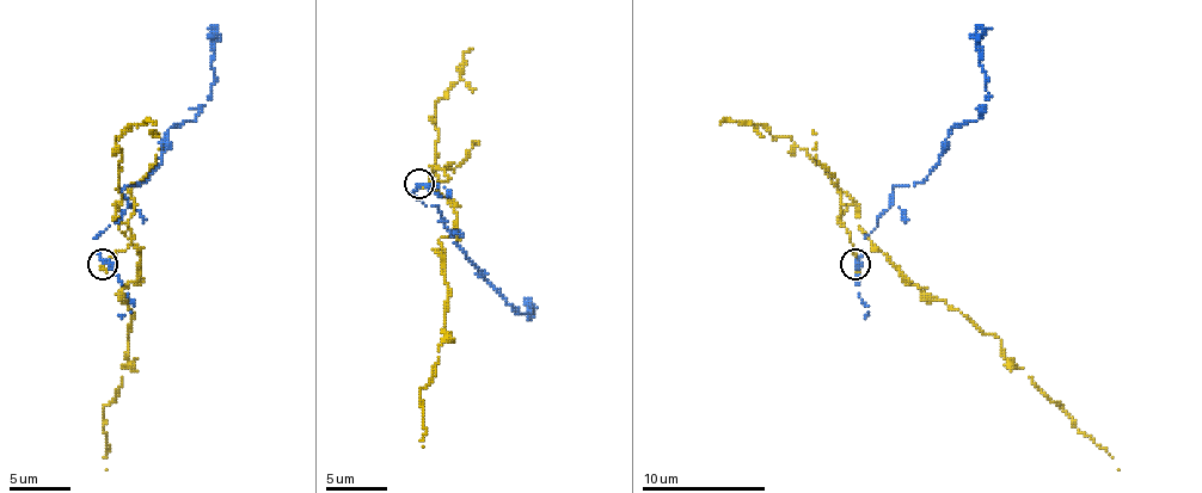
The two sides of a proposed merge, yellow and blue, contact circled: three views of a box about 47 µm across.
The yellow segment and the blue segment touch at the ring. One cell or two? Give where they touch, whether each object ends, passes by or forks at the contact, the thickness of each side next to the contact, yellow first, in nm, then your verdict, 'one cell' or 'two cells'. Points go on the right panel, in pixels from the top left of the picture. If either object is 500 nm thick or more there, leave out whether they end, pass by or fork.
at (856, 264); yellow ends there; blue ends there; 280 nm thick on the yellow side, 280 nm on the other; two cells

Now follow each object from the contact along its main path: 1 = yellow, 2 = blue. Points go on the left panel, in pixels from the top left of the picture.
1: (103, 263), (130, 241), (115, 204), (140, 275), (122, 284), (130, 309), (128, 362), (103, 407), (106, 469)
2: (103, 263), (97, 238), (128, 208), (124, 189), (161, 161), (165, 134), (204, 105), (214, 81), (212, 29)

